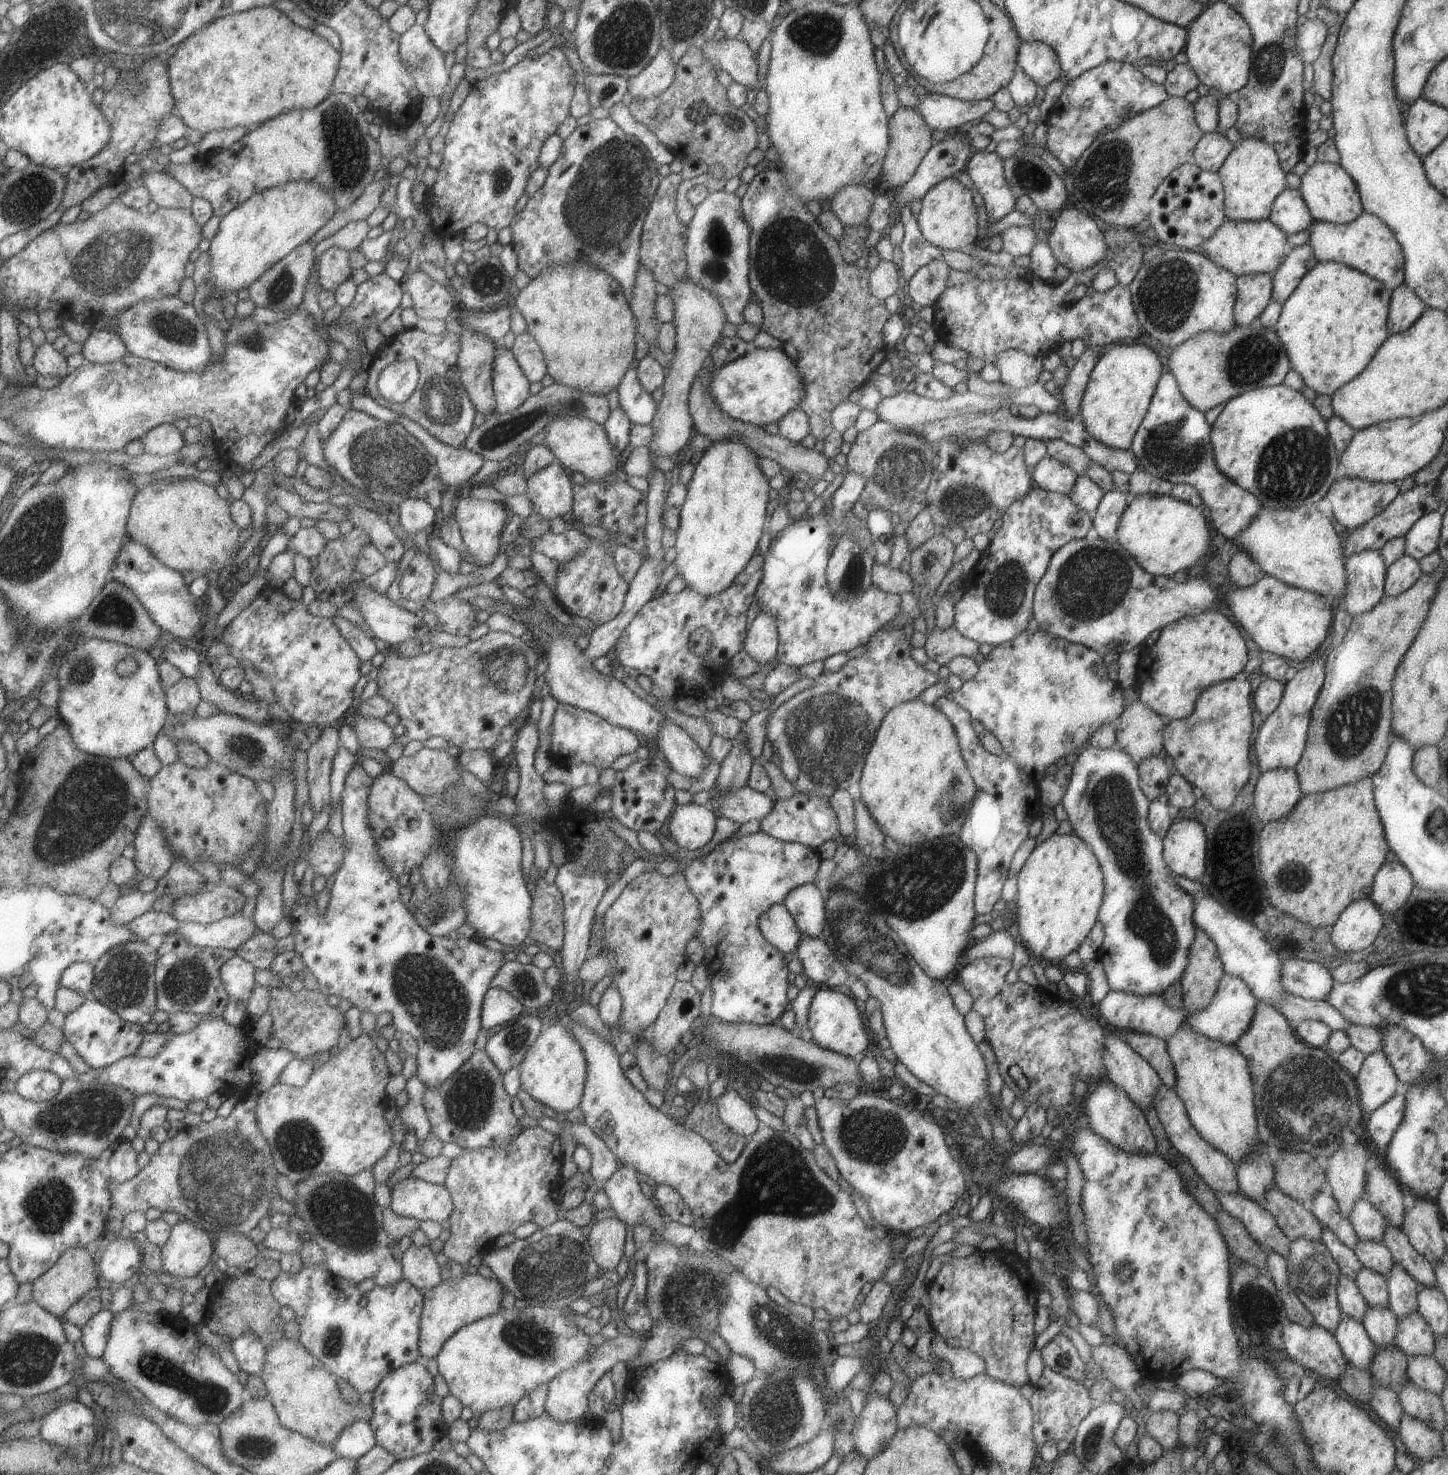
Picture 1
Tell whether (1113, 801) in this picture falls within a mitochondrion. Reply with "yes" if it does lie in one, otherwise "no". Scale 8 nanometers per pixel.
yes

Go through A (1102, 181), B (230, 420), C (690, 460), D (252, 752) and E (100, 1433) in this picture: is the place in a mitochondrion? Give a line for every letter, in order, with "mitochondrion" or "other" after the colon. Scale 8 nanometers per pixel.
A: mitochondrion
B: other
C: other
D: mitochondrion
E: other

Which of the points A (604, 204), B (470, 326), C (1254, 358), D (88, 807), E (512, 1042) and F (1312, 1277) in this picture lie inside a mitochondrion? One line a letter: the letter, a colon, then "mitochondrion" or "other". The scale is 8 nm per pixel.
A: mitochondrion
B: other
C: mitochondrion
D: mitochondrion
E: mitochondrion
F: mitochondrion

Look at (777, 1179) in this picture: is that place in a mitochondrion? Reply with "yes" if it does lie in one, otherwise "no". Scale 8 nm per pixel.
yes

